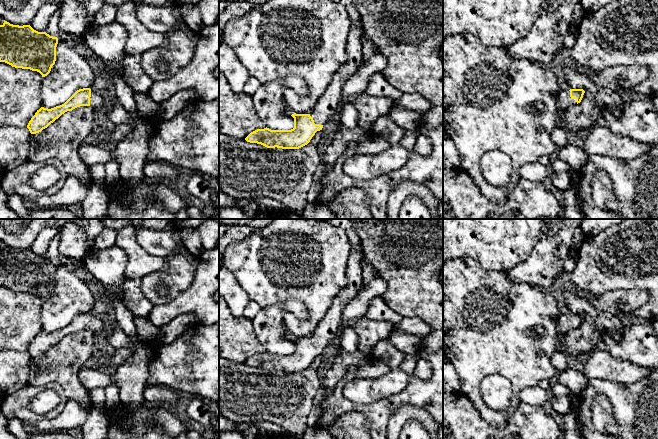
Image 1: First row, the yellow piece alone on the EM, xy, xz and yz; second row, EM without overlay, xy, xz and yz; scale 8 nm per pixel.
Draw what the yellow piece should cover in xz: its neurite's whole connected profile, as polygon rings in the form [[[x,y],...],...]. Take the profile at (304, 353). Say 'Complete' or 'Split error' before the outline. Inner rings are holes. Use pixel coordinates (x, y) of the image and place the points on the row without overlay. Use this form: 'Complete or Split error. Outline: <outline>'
Split error. Outline: [[[351,249],[346,275],[348,285],[339,292],[326,311],[323,319],[309,338],[292,338],[294,352],[291,354],[257,353],[245,364],[267,372],[299,373],[307,369],[317,355],[332,342],[337,341],[342,328],[348,322],[343,319],[343,310],[363,289],[362,250]]]

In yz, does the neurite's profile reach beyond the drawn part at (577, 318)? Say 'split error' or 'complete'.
split error

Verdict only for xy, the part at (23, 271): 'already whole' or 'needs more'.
already whole

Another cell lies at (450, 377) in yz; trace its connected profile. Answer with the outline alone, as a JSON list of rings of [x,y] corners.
[[[443,355],[443,387],[449,385],[451,389],[459,387],[459,377],[454,366]]]

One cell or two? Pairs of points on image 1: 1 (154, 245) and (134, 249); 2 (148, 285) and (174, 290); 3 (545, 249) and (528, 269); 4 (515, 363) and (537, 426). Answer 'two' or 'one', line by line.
1: two
2: one
3: one
4: two

